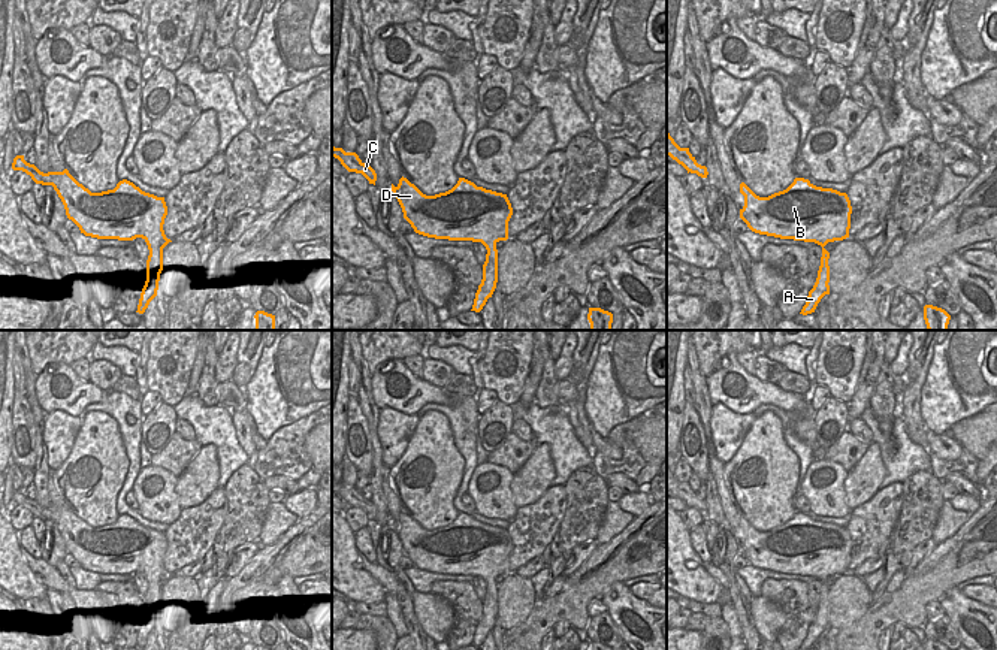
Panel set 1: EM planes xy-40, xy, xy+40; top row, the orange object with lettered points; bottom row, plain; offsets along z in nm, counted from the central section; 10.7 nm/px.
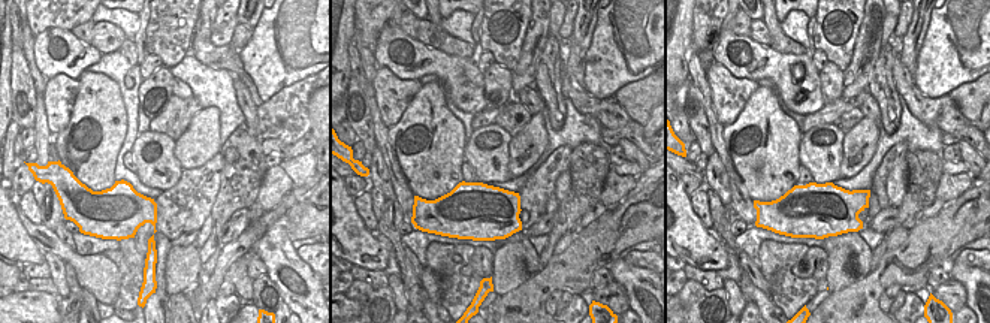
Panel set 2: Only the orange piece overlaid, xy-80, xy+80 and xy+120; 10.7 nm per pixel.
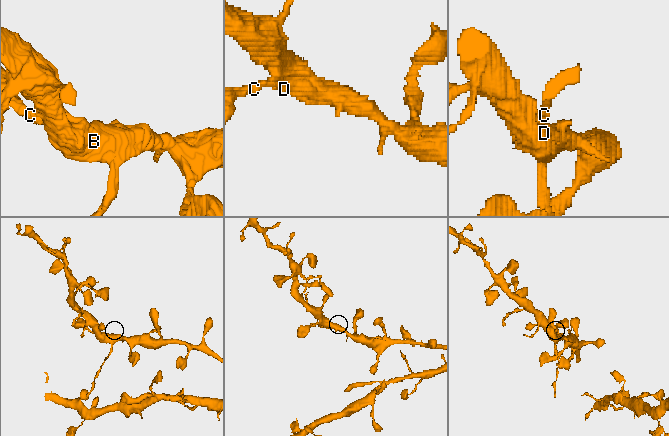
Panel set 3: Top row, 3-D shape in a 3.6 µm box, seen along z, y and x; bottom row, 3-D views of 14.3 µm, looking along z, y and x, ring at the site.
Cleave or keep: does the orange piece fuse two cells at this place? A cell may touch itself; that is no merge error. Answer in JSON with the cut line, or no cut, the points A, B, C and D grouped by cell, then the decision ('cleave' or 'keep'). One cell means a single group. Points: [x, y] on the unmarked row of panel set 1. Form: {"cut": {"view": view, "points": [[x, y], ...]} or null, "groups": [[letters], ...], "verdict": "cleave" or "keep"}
{"cut": {"view": "xy-40", "points": [[163, 580], [150, 586]]}, "groups": [["A"], ["B", "C", "D"]], "verdict": "cleave"}

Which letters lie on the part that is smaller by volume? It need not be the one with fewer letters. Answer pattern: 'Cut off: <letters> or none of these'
Cut off: A

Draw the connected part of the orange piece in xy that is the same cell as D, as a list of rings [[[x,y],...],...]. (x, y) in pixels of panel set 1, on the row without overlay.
[[[402,511],[396,521],[392,519],[392,526],[404,553],[419,569],[481,577],[486,584],[508,574],[513,542],[507,529],[477,521],[465,513],[445,527],[426,530]]]

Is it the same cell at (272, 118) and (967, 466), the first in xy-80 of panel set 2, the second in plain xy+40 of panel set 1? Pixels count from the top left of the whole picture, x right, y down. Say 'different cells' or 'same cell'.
same cell

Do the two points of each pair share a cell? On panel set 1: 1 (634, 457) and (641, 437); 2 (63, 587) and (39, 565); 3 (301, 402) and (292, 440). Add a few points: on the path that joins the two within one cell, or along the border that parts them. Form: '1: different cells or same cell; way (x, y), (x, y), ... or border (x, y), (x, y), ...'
1: different cells; border (650, 417), (639, 422), (633, 434), (646, 462)
2: same cell; way (57, 583), (45, 571)
3: different cells; border (316, 410), (280, 426), (268, 438)

